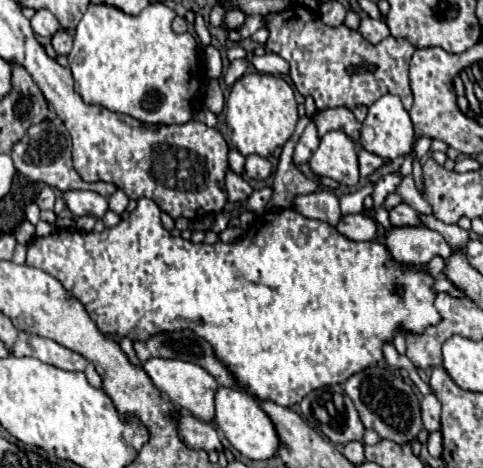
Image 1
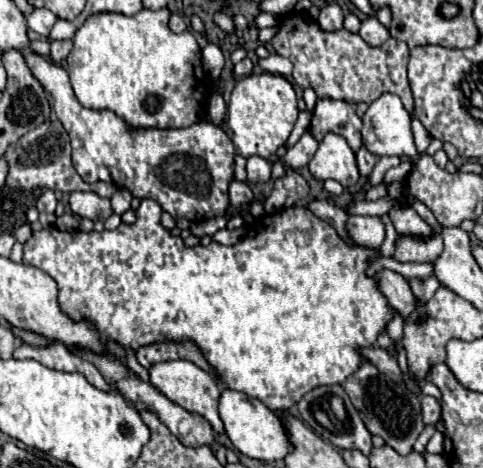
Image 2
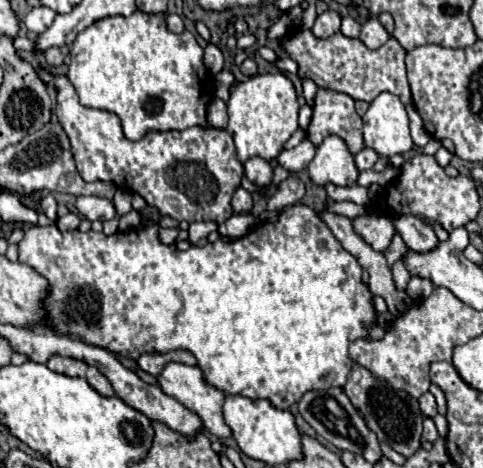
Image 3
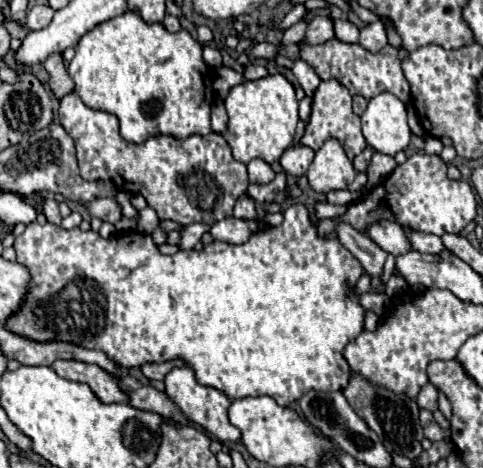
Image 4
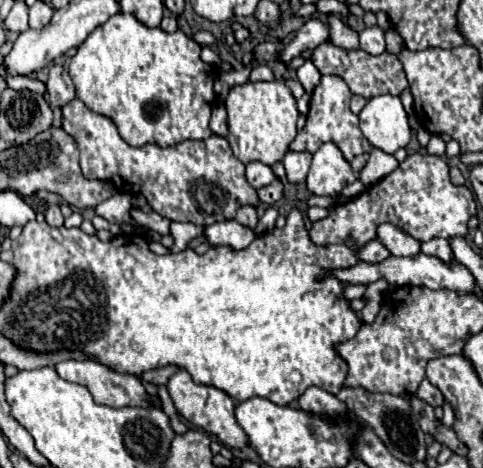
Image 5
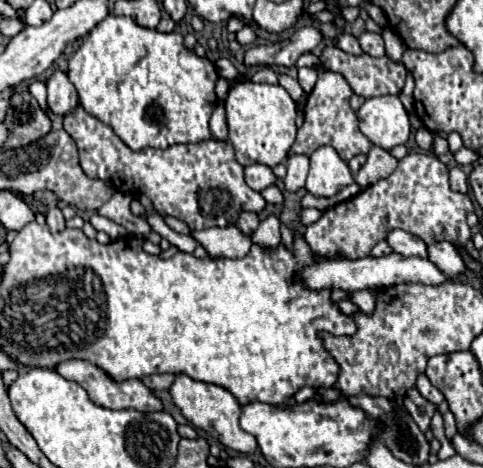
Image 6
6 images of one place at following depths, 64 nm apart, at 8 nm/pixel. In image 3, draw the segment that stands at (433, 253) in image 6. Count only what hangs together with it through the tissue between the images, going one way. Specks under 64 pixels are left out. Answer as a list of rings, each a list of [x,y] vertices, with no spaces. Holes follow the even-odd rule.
[[[398,214],[392,218],[392,224],[404,238],[406,246],[414,250],[426,252],[438,246],[438,238],[434,230],[428,224],[424,224],[420,218],[416,218],[414,214]]]

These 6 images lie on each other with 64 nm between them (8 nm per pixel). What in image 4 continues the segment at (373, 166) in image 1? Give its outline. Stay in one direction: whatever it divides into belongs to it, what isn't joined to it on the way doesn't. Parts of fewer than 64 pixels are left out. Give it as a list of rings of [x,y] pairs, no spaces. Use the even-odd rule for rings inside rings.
[[[366,148],[362,154],[358,154],[358,156],[354,158],[354,168],[356,168],[356,172],[366,172],[366,170],[368,170],[368,166],[370,166],[370,162],[372,162],[372,154],[374,154],[374,150],[372,150],[372,148]]]

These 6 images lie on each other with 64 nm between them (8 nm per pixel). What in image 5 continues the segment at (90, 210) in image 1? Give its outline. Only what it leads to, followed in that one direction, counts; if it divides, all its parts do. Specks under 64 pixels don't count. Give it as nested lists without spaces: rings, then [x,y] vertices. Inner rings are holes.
[[[114,194],[114,196],[110,196],[108,200],[100,202],[100,204],[94,208],[94,212],[96,212],[98,216],[106,218],[106,220],[112,222],[112,224],[124,224],[124,222],[134,224],[134,220],[132,220],[130,214],[128,214],[130,208],[132,208],[132,204],[130,204],[130,194]]]

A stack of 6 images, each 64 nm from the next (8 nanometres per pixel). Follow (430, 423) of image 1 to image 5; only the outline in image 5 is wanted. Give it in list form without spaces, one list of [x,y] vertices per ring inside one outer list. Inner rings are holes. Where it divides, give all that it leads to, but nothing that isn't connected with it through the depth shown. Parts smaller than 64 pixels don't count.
[[[422,380],[416,396],[418,396],[422,402],[426,402],[426,404],[430,404],[430,406],[434,406],[434,408],[436,408],[436,406],[442,406],[442,402],[444,402],[442,392],[440,392],[436,386],[432,386],[428,380]]]

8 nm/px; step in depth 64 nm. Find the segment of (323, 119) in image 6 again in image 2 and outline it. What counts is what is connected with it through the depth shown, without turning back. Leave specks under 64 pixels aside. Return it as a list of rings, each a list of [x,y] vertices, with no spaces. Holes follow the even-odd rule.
[[[318,100],[316,102],[310,132],[314,134],[314,138],[318,142],[328,132],[336,132],[336,134],[344,136],[348,140],[350,148],[356,152],[362,146],[360,128],[362,128],[362,120],[356,116],[352,104],[338,102],[338,100]]]

